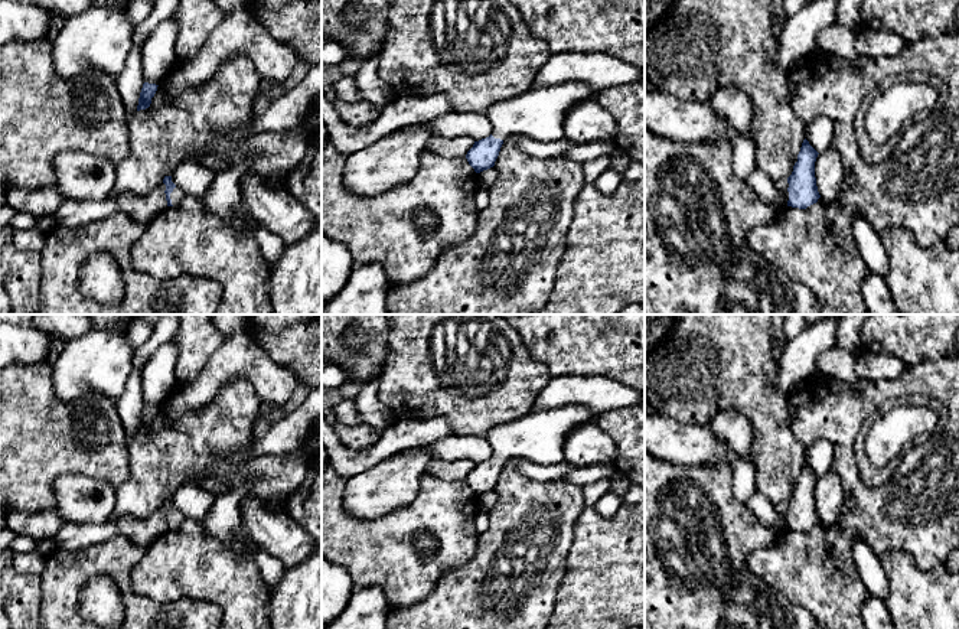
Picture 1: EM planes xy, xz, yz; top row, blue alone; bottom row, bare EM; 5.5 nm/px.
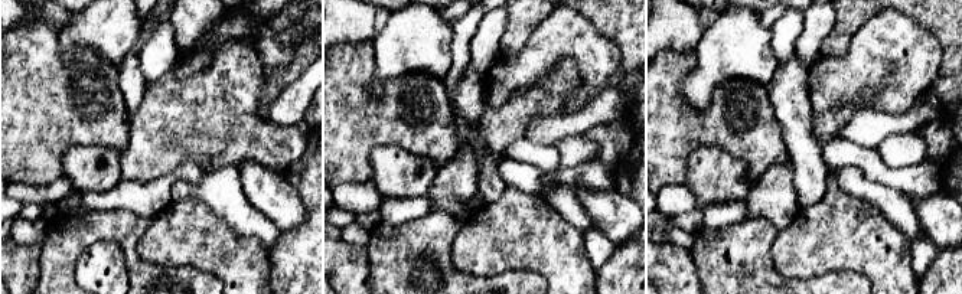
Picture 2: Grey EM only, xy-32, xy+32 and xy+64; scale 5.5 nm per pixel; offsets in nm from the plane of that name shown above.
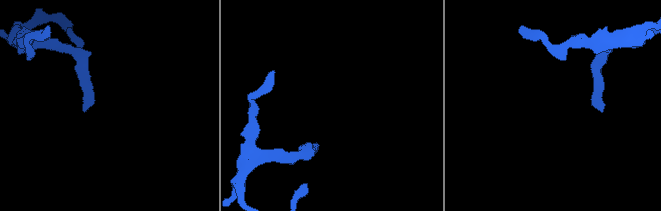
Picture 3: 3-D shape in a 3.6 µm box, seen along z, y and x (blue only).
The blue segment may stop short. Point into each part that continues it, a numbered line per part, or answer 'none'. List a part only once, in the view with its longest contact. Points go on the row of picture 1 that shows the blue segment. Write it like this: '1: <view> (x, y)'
1: xy (178, 195)

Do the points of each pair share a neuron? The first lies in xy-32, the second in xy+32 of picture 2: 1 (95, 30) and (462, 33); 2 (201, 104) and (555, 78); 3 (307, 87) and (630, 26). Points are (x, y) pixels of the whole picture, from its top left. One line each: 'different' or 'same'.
1: different
2: same
3: different

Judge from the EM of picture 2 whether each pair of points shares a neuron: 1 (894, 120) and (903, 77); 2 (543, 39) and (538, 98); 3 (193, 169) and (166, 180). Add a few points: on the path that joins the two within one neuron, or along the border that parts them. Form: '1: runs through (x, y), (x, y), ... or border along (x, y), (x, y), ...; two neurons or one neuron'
1: border along (923, 94), (902, 113), (874, 110); two neurons
2: border along (564, 58), (538, 81), (515, 90), (509, 97); two neurons
3: runs through (186, 172), (173, 176); one neuron

